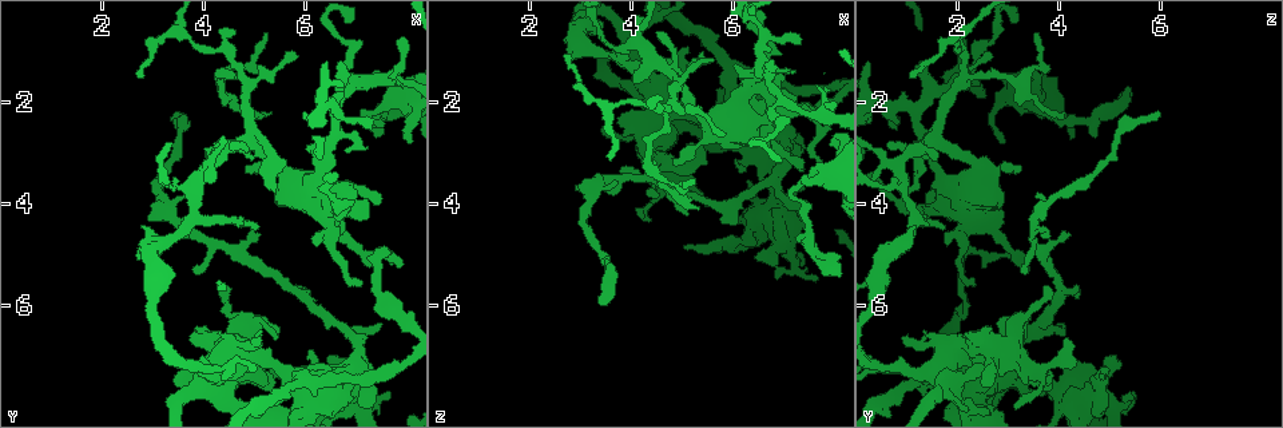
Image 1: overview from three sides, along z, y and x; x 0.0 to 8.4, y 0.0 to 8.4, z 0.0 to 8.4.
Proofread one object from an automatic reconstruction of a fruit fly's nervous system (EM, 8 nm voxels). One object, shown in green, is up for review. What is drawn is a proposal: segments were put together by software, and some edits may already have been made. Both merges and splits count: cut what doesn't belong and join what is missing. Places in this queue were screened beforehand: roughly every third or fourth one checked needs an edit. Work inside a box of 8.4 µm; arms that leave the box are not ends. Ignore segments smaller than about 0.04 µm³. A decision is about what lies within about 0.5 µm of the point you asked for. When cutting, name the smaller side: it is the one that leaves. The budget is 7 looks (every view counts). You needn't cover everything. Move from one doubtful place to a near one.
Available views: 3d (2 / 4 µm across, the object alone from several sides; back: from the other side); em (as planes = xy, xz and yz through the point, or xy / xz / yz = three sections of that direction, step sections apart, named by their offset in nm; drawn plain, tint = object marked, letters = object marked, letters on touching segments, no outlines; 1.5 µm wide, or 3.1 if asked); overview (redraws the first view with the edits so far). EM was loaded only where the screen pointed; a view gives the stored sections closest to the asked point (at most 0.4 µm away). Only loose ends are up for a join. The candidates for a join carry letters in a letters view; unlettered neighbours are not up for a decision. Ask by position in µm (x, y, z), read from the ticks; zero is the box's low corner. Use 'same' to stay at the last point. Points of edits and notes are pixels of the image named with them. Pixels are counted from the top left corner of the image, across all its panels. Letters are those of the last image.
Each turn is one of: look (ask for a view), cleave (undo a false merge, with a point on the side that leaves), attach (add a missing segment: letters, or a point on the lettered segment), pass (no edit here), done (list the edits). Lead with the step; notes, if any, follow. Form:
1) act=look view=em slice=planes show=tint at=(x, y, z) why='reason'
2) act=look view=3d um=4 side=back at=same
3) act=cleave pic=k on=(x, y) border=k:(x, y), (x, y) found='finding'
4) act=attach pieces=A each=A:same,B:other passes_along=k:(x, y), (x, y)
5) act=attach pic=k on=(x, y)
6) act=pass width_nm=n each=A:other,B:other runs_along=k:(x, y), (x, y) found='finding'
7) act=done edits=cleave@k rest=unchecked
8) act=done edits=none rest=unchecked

act=look view=3d um=2 side=back at=(4.75, 3.30, 3.20) why='thin end'

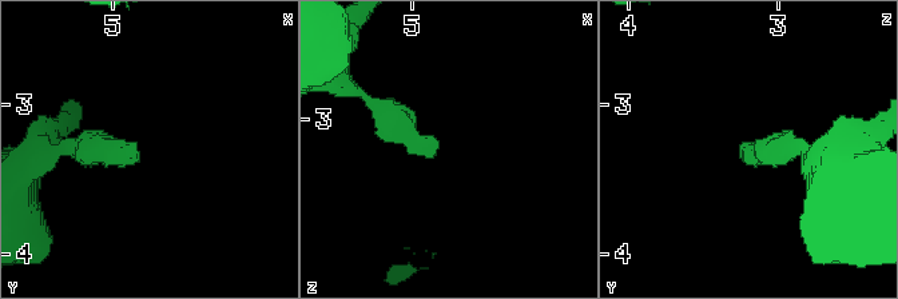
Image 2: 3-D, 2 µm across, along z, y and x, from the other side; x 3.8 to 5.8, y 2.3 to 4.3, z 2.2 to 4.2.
act=look view=em slice=planes show=letters at=(4.82, 3.28, 3.24) why='shape alone is not enough'

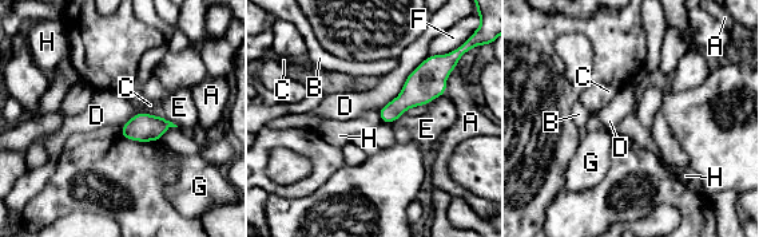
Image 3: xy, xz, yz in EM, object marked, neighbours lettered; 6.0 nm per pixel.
act=pass width_nm=120 longest_contact=D:460nm each=A:other,B:other,C:other,D:other,E:other,F:other,G:other,H:other found='none of them fits'

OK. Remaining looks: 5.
act=look view=em slice=planes show=plain at=(4.45, 6.60, 1.45) why='free end'

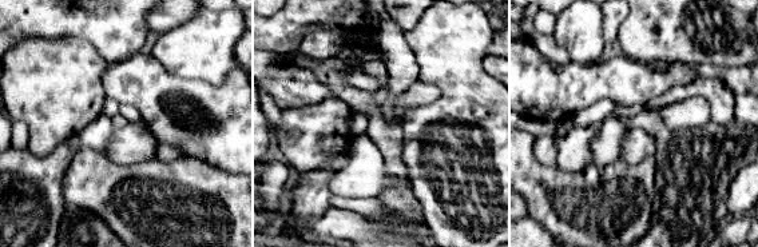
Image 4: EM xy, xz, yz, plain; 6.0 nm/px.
act=look view=em slice=planes show=letters at=same why='see the neighbours'

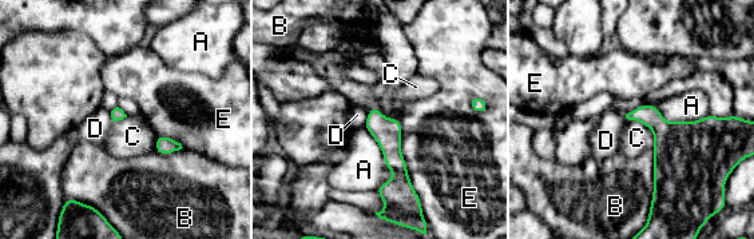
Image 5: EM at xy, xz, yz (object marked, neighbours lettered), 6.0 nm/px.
act=pass each=A:other,B:other,C:other,D:other,E:other border=5:(627, 118), (653, 132), (653, 147) found='no lettered segment goes on from it'

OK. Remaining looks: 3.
act=look view=em slice=xz step=8 show=letters at=(6.00, 7.45, 1.45) why='calibre changes'

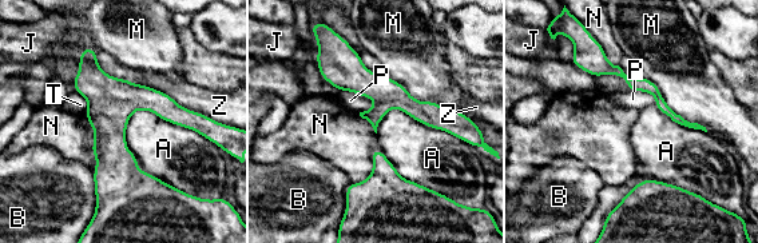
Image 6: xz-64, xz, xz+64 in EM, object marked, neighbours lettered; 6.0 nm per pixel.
act=pass longest_contact=Z:550nm each=A:other,B:other,J:other,M:other,N:other,P:other,T:other,Z:other border=6:(124, 130), (149, 110), (210, 140) found='all the same neuron'

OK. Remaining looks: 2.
act=done edits=none rest=unchecked

